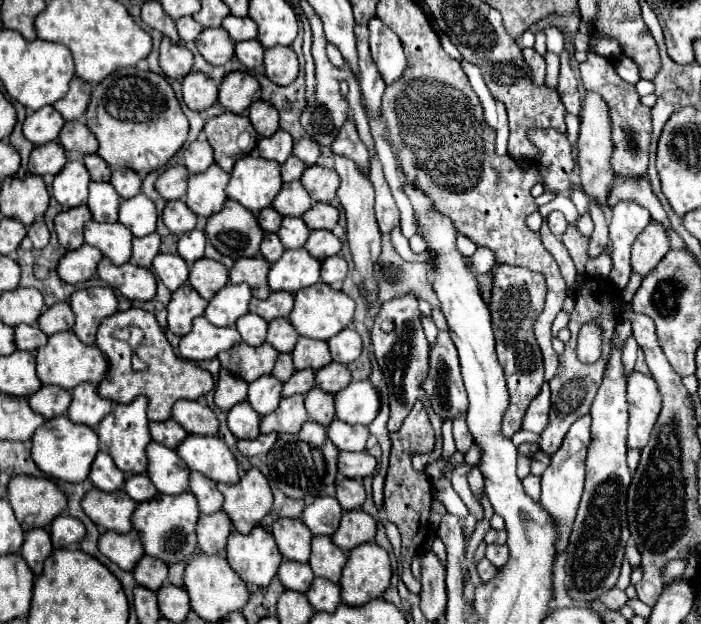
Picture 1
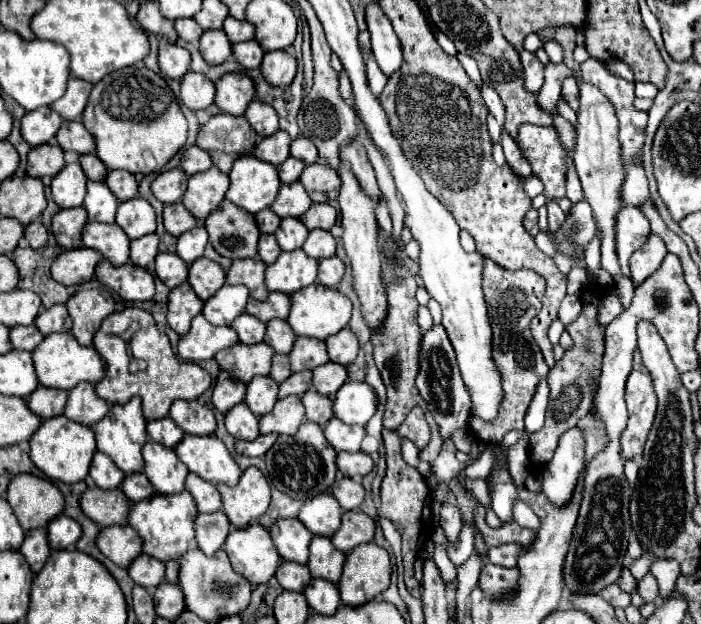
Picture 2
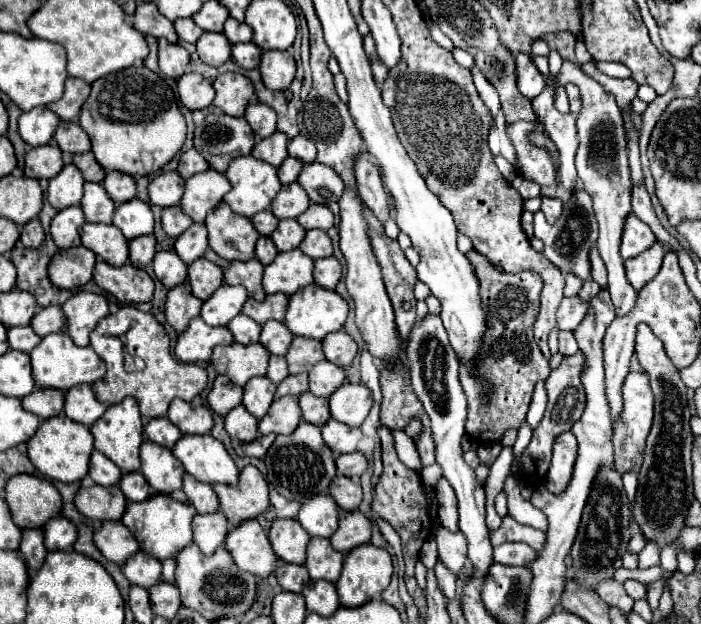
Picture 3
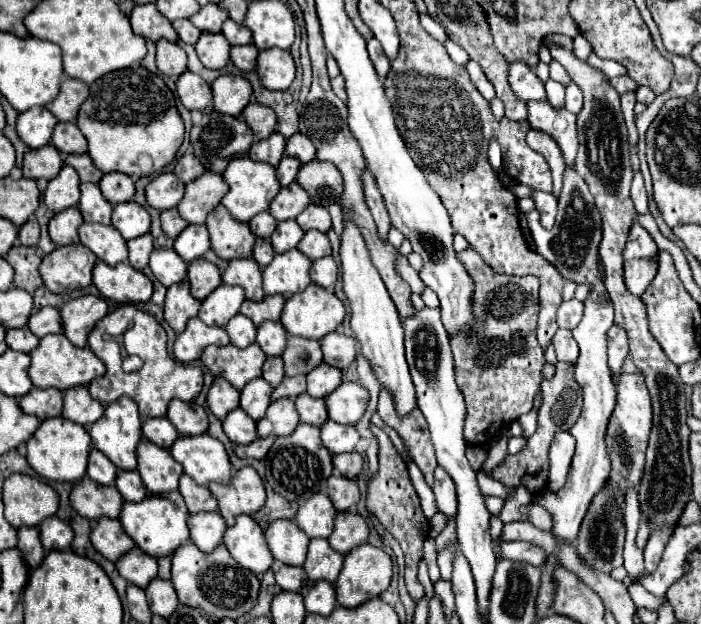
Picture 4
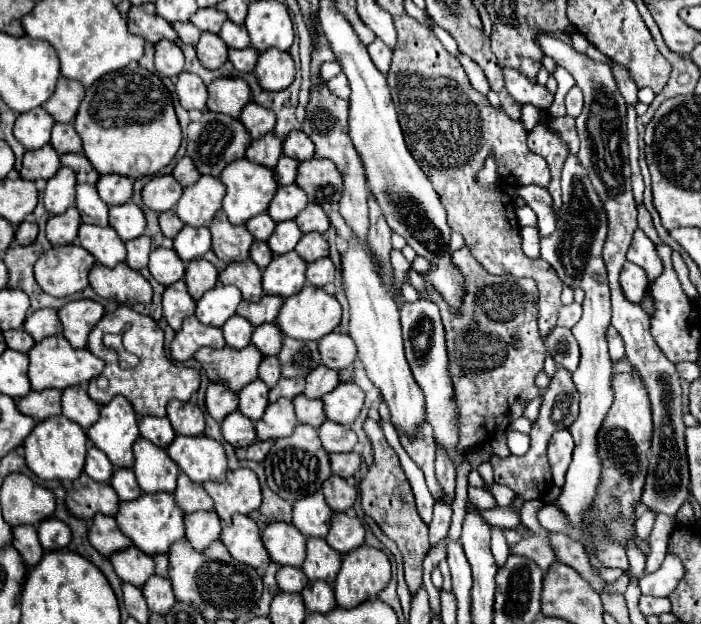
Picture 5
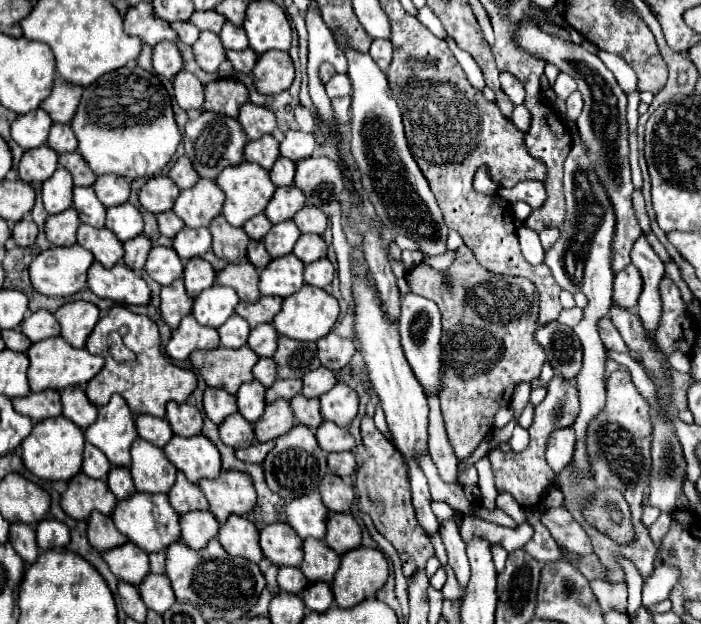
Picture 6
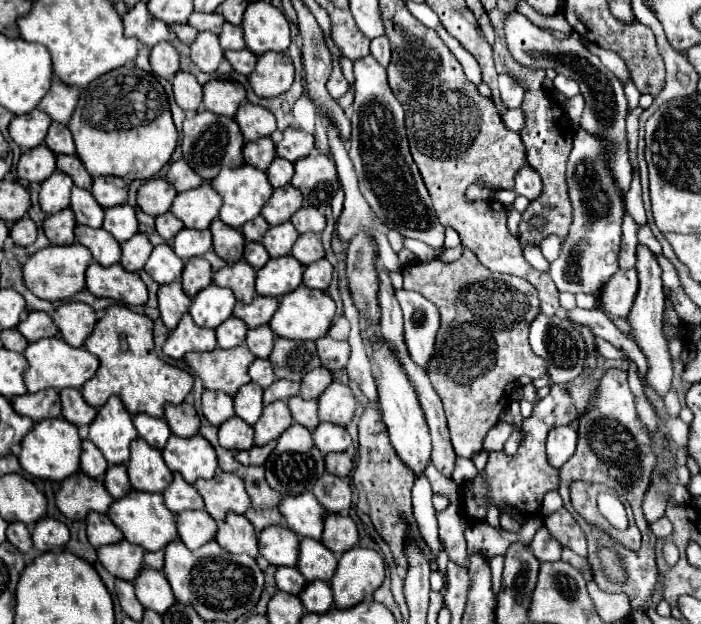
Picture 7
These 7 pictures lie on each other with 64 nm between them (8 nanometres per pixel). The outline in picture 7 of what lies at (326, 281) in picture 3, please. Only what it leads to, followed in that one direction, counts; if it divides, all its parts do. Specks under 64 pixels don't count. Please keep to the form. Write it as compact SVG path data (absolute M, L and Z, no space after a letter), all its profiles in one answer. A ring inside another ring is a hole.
M322 258L322 260L306 266L306 270L304 270L304 282L302 284L308 286L308 288L326 290L330 286L332 278L334 278L334 268L332 268L332 264L326 258Z

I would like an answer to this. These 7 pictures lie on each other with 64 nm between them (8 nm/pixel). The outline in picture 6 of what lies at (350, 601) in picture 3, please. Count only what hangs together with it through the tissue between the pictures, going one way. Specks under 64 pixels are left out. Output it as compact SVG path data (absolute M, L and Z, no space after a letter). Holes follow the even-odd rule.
M354 548L342 556L332 592L340 608L352 608L372 598L388 580L388 560L376 548Z

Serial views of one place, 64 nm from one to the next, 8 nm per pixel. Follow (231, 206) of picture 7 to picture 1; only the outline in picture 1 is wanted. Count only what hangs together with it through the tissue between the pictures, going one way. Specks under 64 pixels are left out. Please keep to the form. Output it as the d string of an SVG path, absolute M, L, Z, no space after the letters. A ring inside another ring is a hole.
M242 156L236 164L234 170L230 174L230 182L226 188L226 196L240 202L244 208L248 208L250 212L258 214L262 208L268 208L272 204L272 200L276 198L276 194L282 188L282 178L280 178L280 164L272 162L272 160L264 160L262 156Z

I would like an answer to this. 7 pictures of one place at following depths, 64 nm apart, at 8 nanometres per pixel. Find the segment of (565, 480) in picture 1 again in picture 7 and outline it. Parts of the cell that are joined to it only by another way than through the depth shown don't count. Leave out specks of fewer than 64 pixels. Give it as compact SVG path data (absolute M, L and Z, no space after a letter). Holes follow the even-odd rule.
M576 424L552 428L548 434L548 442L546 442L548 462L554 468L562 468L562 464L572 458L574 450L576 450L576 440L578 440Z

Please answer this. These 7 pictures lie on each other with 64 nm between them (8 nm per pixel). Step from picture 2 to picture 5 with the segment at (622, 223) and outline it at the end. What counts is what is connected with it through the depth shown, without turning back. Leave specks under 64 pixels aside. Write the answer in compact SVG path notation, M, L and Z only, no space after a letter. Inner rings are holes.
M638 228L636 234L634 234L634 240L630 244L630 250L628 250L628 260L638 264L648 276L649 283L660 276L662 272L662 260L658 258L656 254L656 248L654 248L654 242Z

